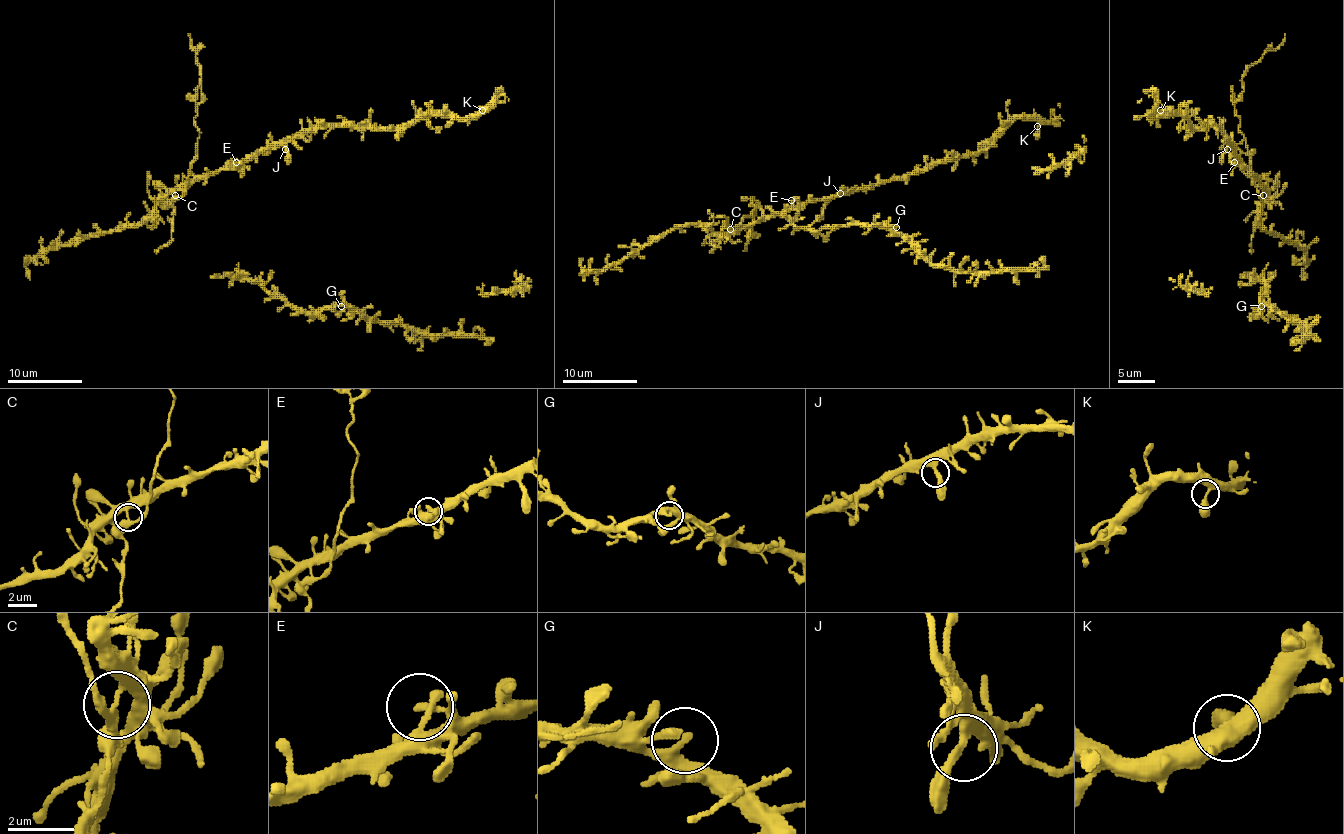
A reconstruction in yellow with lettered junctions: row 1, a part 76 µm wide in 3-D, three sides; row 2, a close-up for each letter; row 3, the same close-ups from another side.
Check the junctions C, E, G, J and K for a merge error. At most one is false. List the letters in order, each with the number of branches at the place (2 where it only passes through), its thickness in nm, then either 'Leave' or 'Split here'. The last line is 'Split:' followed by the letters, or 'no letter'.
C: Branches: 3. Thickness 280 nm. Split here
E: Branches: 2. Thickness 240 nm. Leave
G: Branches: 3. Thickness 240 nm. Leave
J: Branches: 2. Thickness 320 nm. Leave
K: Branches: 3. Thickness 320 nm. Leave
Split: C

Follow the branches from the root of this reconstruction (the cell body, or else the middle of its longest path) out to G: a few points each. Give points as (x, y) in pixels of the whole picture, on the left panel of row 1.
G: (210, 276), (255, 280), (268, 291), (307, 311), (341, 306)

